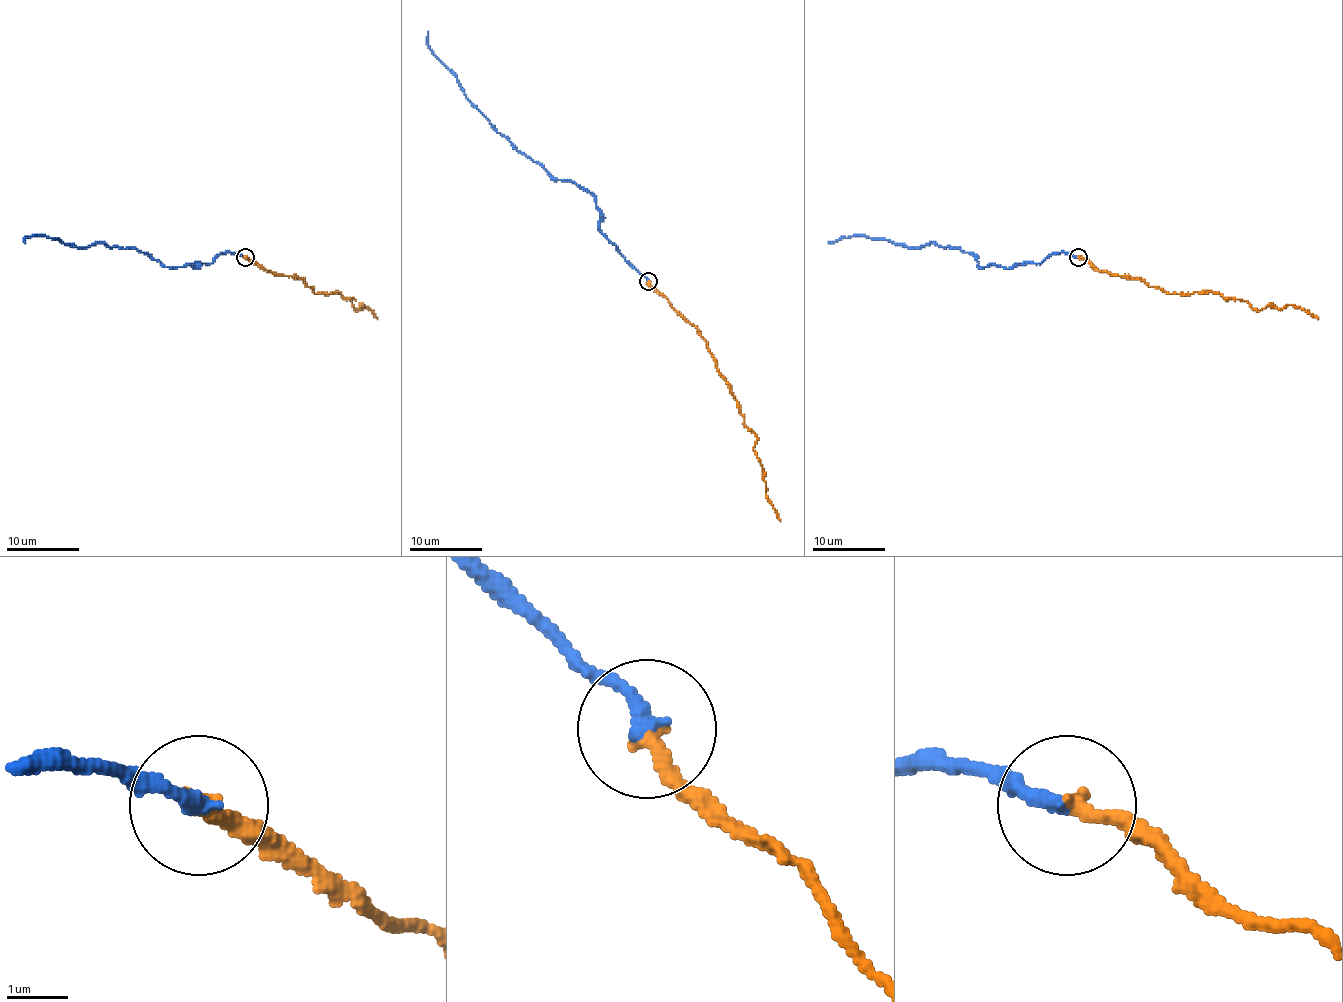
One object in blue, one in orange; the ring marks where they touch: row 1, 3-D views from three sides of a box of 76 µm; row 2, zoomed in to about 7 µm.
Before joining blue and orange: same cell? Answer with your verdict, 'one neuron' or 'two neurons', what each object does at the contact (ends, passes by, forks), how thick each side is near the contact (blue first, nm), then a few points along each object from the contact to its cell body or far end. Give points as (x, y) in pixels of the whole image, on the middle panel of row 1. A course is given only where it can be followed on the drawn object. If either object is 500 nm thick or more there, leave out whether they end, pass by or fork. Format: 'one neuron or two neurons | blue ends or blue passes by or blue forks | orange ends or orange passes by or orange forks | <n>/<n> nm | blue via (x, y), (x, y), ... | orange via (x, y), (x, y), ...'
one neuron | blue ends | orange ends | 280/280 nm | blue via (648, 281), (601, 232), (596, 199), (570, 181), (554, 179), (502, 136), (439, 60), (428, 44), (428, 31) | orange via (648, 281), (711, 353), (739, 412), (755, 434), (753, 449), (764, 470), (766, 497), (780, 521)

